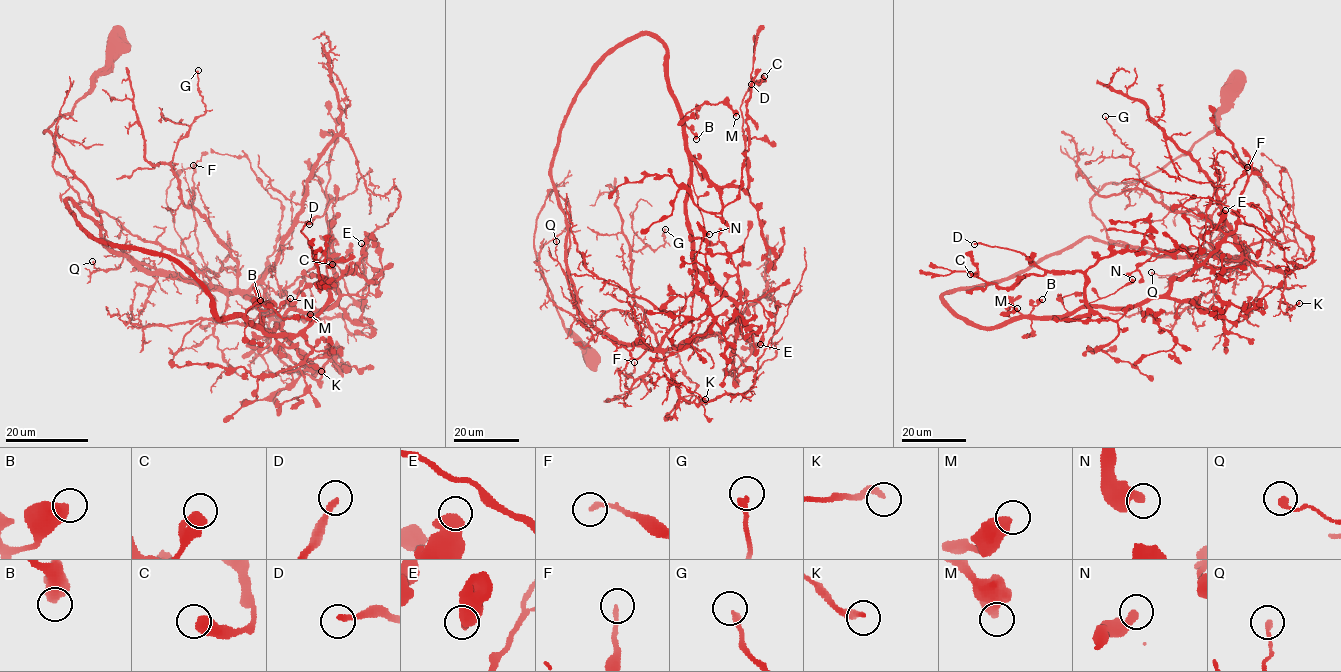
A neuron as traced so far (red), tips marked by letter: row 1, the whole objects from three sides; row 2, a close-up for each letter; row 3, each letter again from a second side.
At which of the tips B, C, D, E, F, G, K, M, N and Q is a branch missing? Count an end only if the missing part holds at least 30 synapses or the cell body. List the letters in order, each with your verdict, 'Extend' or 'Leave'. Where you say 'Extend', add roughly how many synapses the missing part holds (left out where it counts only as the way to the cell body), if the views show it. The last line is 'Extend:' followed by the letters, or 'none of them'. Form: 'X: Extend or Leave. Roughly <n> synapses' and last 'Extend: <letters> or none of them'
B: Leave
C: Leave
D: Extend. Roughly 40 synapses
E: Leave
F: Leave
G: Leave
K: Leave
M: Leave
N: Leave
Q: Leave
Extend: D

